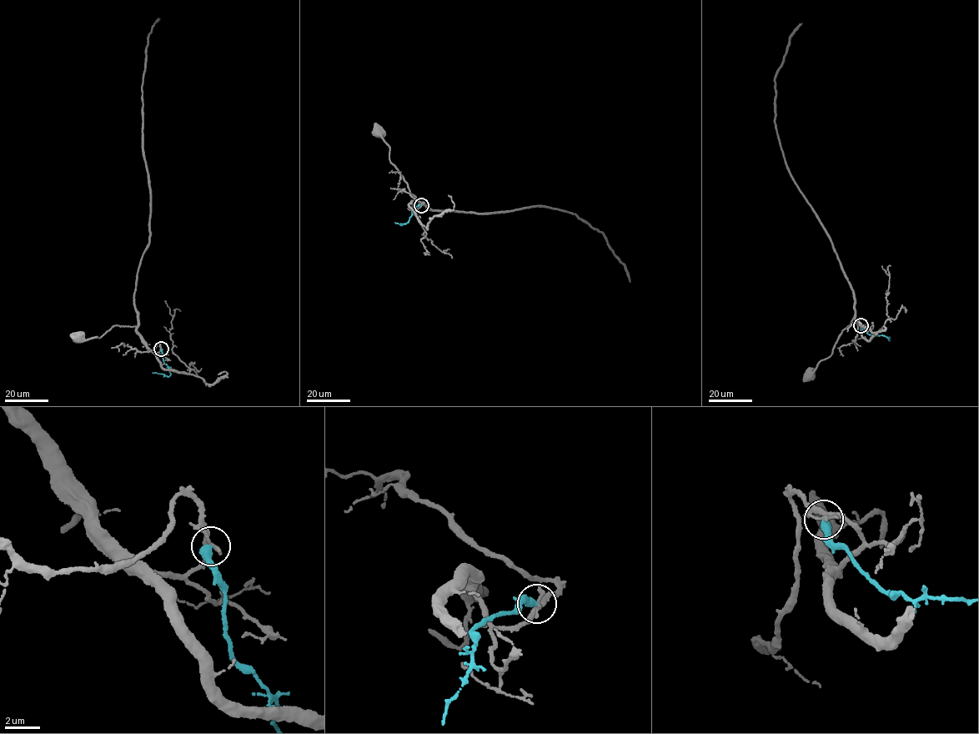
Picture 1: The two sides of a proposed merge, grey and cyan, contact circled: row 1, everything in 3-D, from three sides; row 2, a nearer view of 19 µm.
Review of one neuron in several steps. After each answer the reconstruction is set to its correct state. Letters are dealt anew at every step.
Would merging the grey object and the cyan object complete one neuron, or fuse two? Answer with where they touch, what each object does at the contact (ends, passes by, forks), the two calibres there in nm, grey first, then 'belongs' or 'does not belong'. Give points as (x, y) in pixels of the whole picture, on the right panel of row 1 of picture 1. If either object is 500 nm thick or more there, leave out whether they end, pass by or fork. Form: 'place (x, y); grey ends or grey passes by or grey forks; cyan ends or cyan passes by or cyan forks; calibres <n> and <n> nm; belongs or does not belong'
place (861, 325); grey ends; cyan ends; calibres 160 and 480 nm; does not belong

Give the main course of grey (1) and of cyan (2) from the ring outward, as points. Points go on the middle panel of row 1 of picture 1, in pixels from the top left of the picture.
1: (421, 205), (416, 208), (413, 202), (417, 198), (391, 162), (389, 147), (379, 133)
2: (420, 204), (414, 208), (407, 223), (401, 225), (394, 222)

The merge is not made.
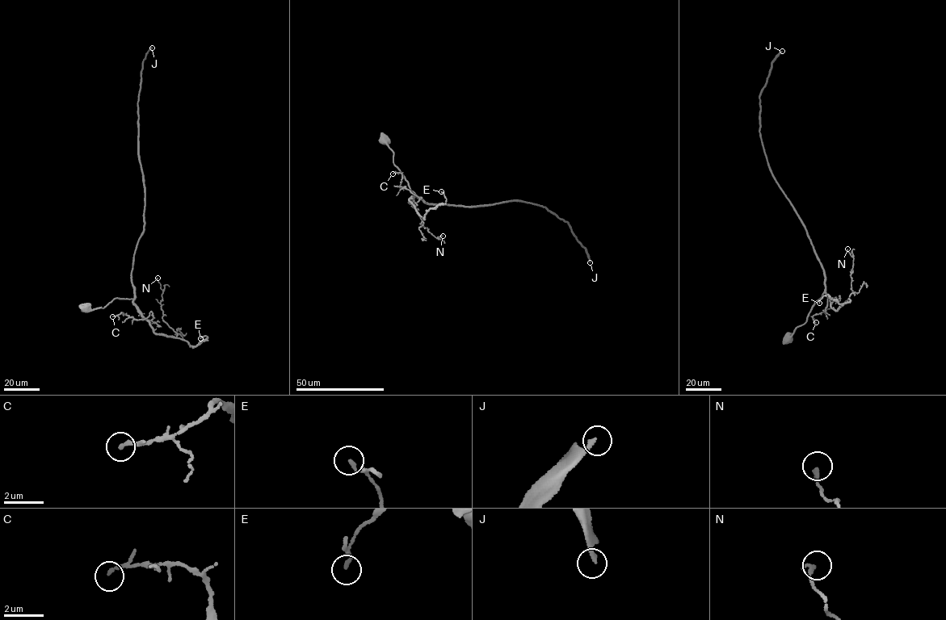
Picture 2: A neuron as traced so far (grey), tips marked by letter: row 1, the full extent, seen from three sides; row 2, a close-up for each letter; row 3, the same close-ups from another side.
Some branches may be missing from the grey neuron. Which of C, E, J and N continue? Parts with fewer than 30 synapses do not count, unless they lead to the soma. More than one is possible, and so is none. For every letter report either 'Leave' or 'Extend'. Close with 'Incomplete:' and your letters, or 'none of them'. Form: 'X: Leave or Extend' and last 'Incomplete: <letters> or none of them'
C: Leave
E: Leave
J: Extend
N: Leave
Incomplete: J

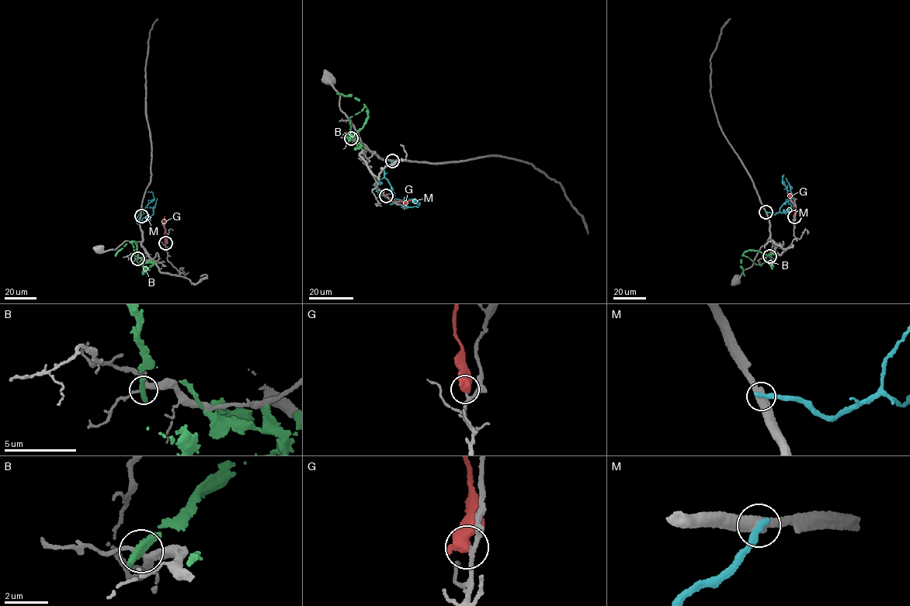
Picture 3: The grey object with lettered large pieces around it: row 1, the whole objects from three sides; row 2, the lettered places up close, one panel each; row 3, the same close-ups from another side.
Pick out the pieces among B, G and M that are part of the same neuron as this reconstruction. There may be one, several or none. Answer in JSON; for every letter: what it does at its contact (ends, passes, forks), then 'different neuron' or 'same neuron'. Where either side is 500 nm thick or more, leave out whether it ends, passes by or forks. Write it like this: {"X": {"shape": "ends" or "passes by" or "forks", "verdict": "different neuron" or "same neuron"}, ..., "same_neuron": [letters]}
{"B": {"shape": "ends", "verdict": "different neuron"}, "G": {"verdict": "different neuron"}, "M": {"shape": "ends", "verdict": "different neuron"}, "same_neuron": []}

